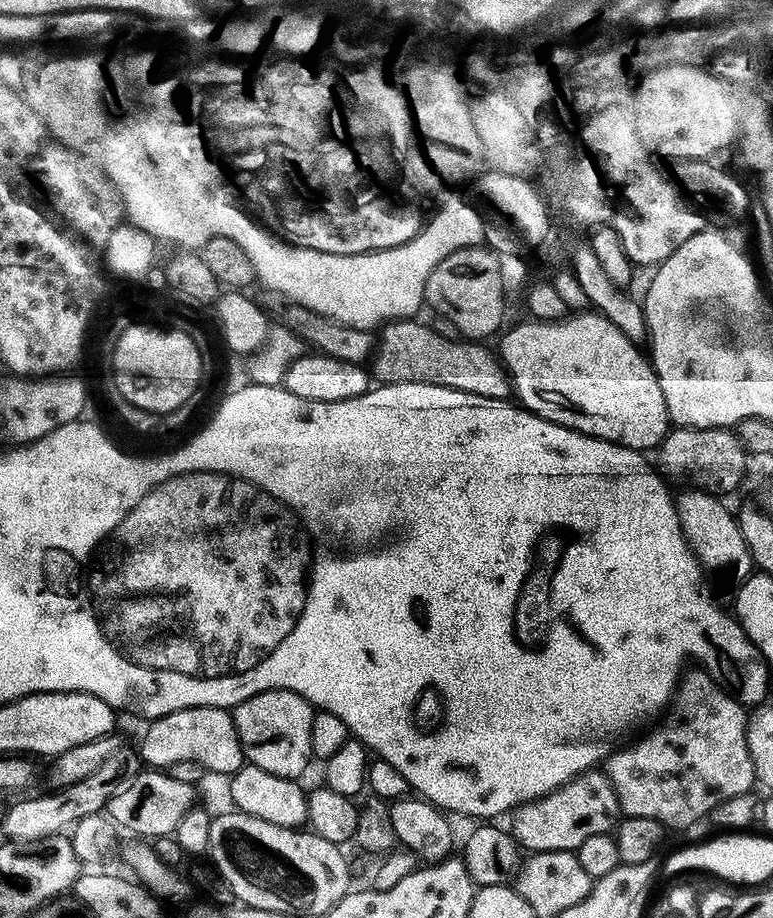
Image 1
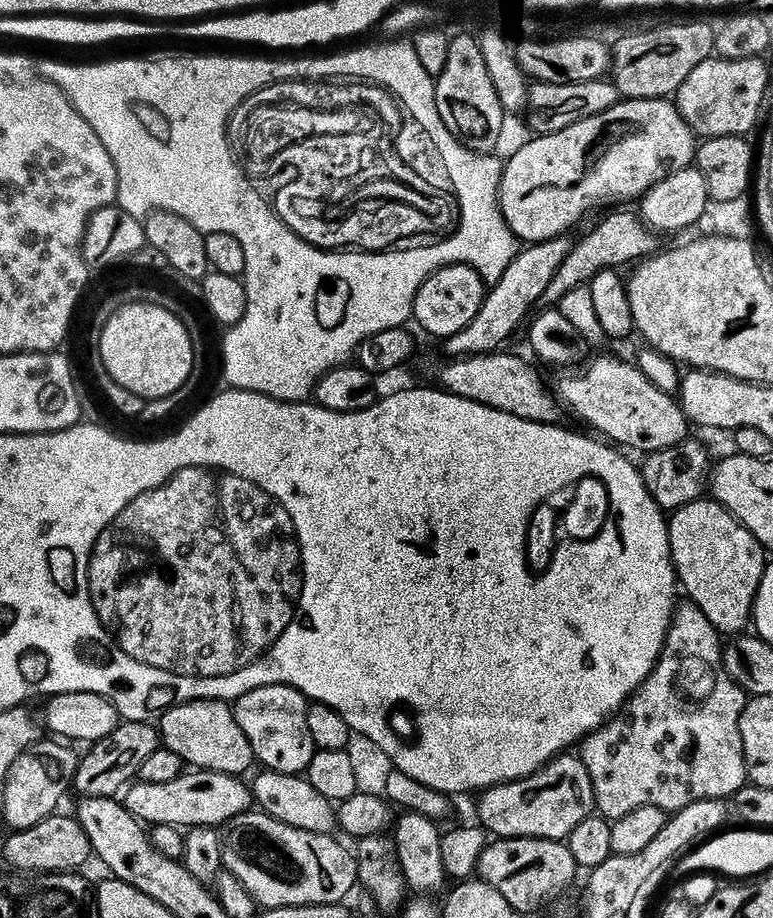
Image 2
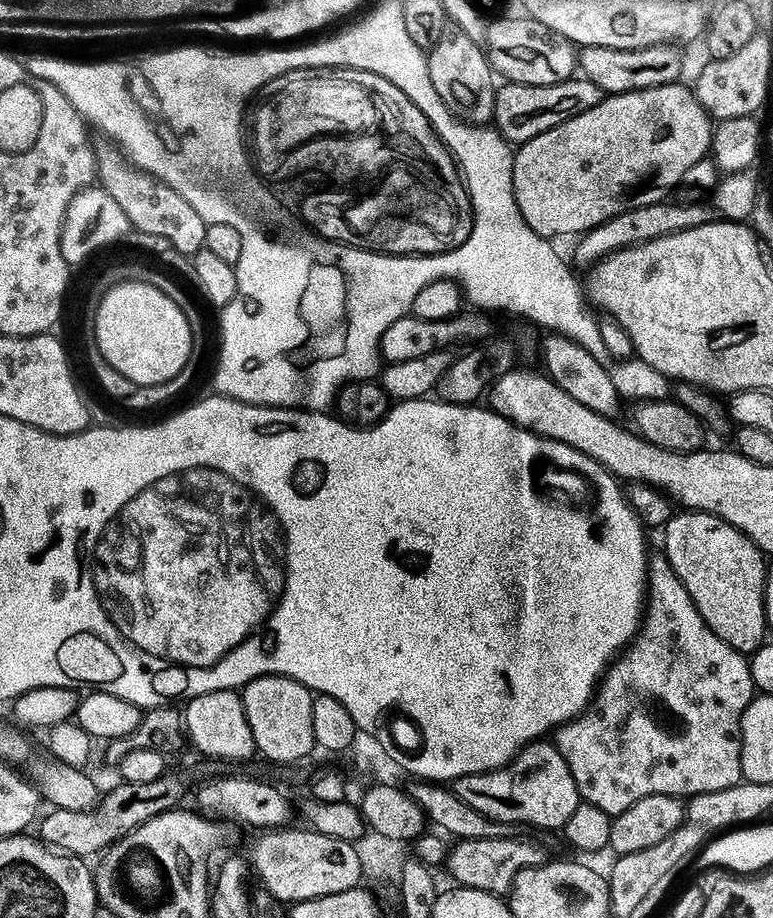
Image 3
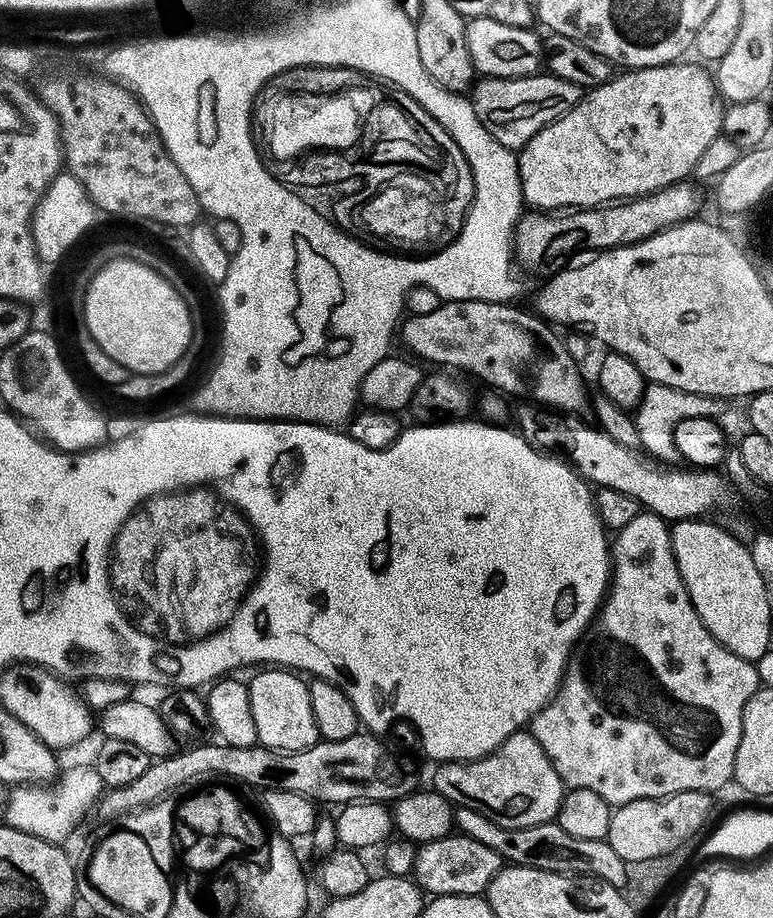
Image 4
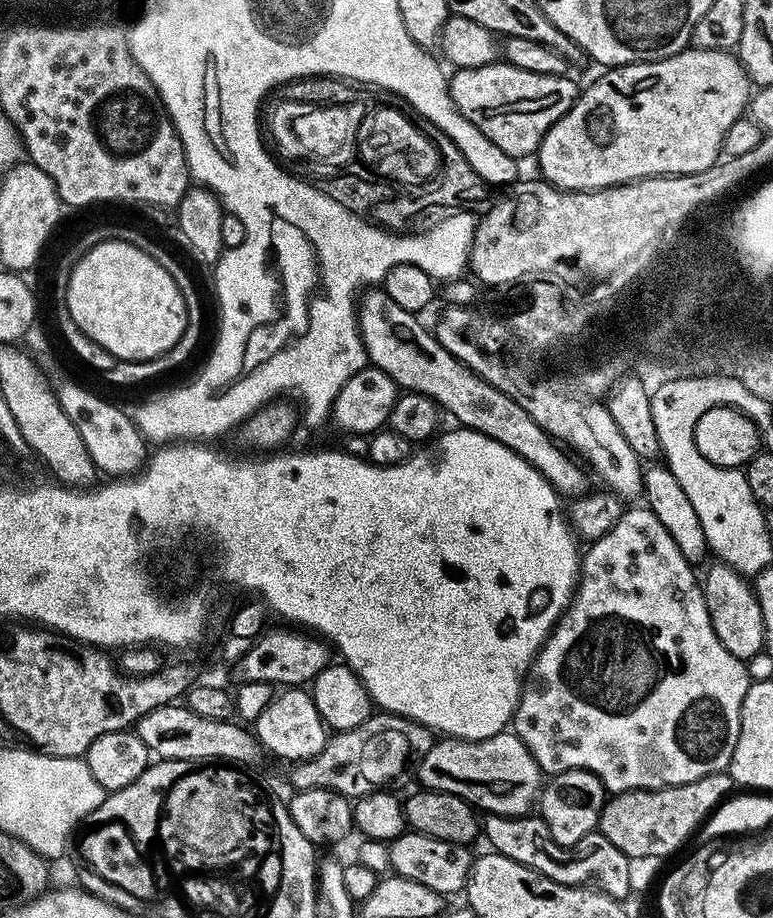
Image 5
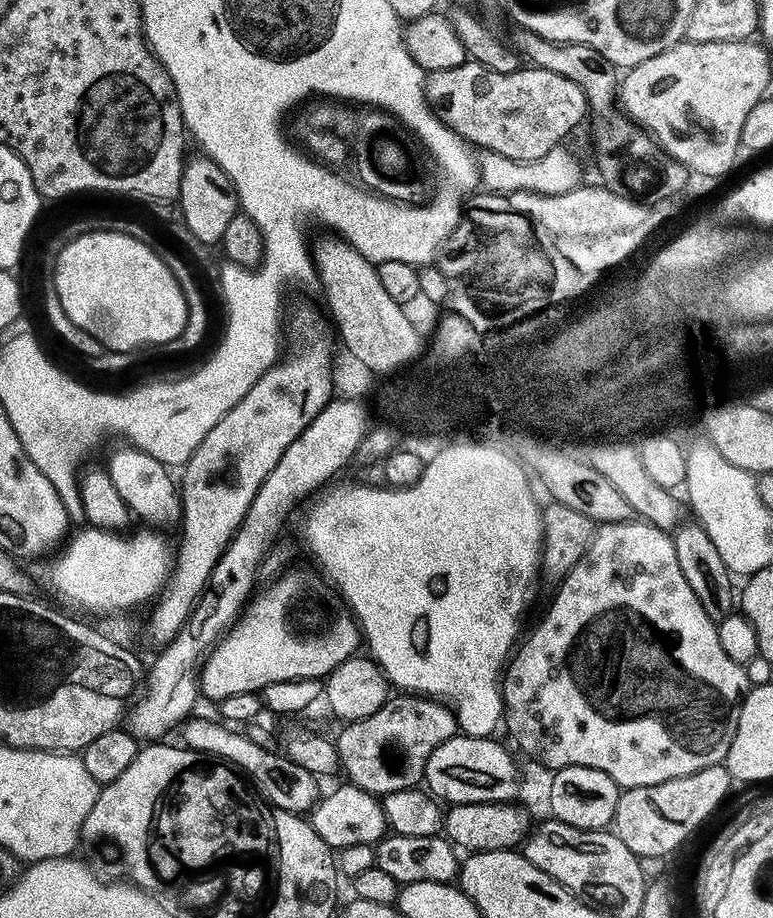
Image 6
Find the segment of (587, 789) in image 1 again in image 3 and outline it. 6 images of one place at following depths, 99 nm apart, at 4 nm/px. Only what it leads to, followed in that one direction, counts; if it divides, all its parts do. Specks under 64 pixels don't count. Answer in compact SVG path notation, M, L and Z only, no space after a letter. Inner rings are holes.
M544 738L527 744L512 759L510 767L466 774L451 781L450 787L454 794L458 794L458 798L462 798L462 802L466 802L466 806L474 806L478 814L497 820L500 824L513 826L533 824L536 828L560 830L570 814L574 814L574 810L582 803L574 774L570 774L570 766L566 766L566 758L562 758L555 743Z

